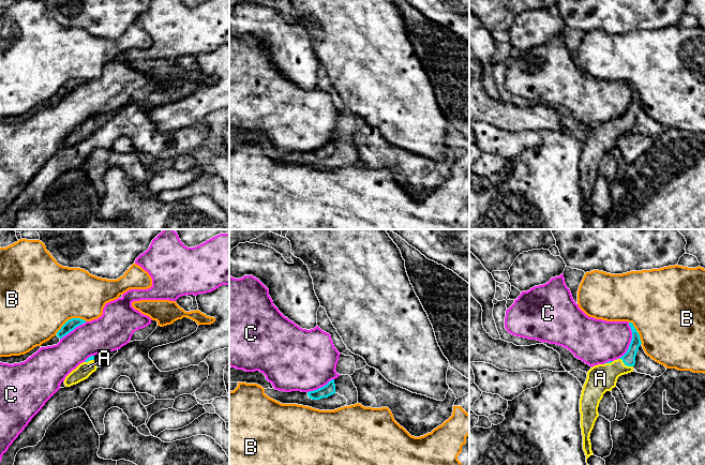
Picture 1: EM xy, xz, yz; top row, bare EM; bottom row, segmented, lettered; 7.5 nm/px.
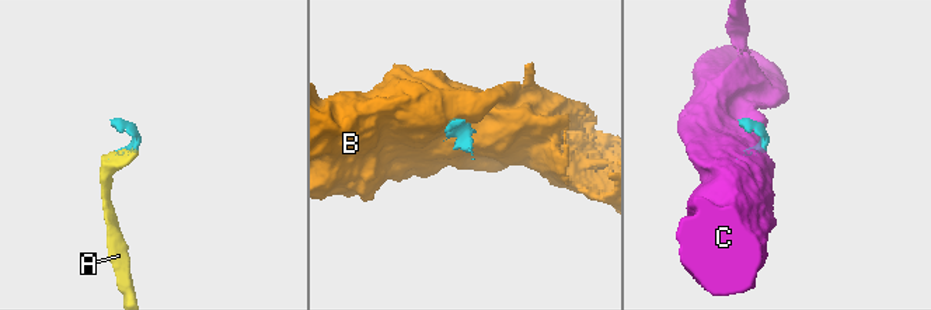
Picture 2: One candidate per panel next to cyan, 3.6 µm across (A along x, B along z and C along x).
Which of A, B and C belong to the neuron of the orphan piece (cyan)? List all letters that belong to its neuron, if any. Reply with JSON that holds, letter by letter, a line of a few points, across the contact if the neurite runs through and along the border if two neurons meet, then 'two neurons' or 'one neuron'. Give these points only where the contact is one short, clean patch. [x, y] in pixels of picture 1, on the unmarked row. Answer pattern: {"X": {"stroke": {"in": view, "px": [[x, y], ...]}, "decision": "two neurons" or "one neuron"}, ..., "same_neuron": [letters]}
{"A": {"stroke": {"in": "yz", "px": [[629, 118], [626, 124], [612, 130], [600, 138]]}, "decision": "one neuron"}, "B": {"decision": "two neurons"}, "C": {"decision": "two neurons"}, "same_neuron": ["A"]}

